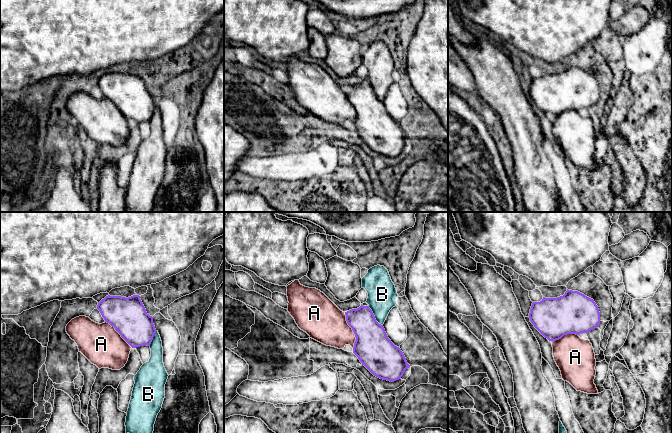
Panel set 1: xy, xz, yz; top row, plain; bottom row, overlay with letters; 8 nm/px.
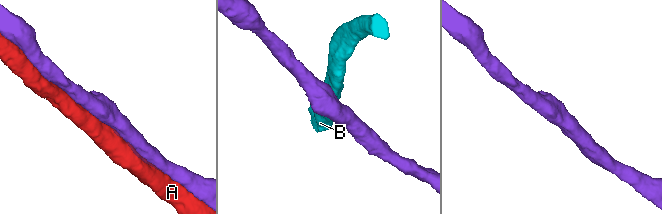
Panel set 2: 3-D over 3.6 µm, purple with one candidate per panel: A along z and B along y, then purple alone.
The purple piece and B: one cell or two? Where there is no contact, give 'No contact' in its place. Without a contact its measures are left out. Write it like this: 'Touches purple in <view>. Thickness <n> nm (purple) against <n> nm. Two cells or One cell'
Touches purple in xz. Thickness 280 nm (purple) against 240 nm. Two cells

